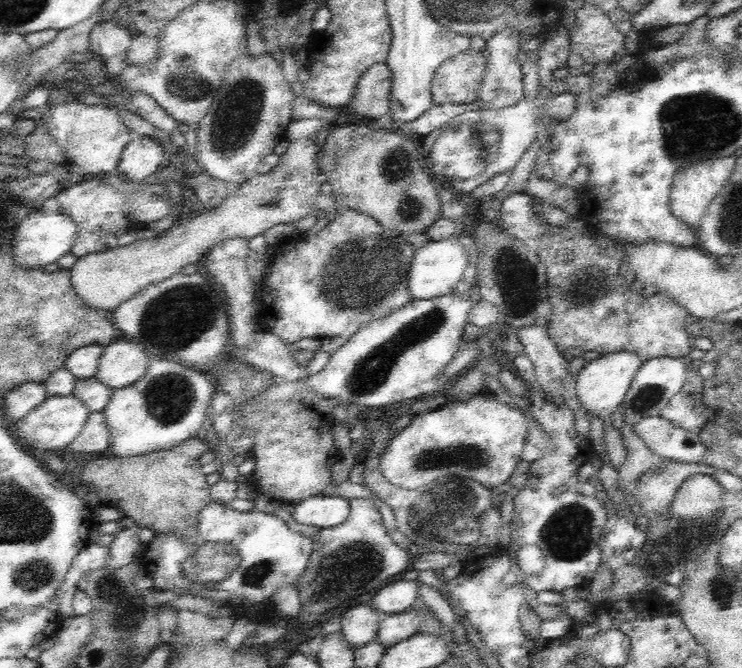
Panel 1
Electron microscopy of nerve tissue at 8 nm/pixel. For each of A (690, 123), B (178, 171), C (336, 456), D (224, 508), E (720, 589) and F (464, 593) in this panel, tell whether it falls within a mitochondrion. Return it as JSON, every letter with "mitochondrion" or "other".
{"A":"mitochondrion","B":"other","C":"other","D":"other","E":"mitochondrion","F":"other"}

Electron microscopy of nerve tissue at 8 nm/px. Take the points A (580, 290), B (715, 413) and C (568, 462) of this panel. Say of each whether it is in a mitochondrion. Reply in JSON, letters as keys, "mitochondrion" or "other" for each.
{"A":"mitochondrion","B":"other","C":"other"}

